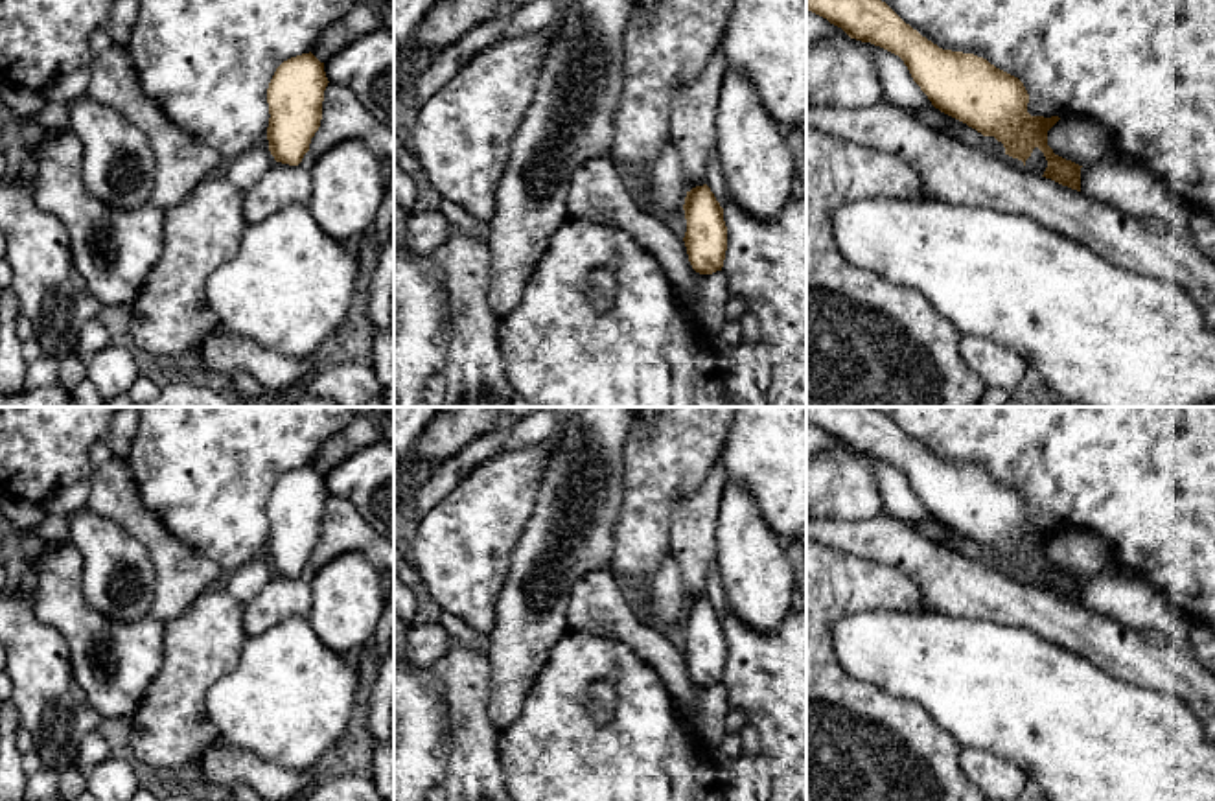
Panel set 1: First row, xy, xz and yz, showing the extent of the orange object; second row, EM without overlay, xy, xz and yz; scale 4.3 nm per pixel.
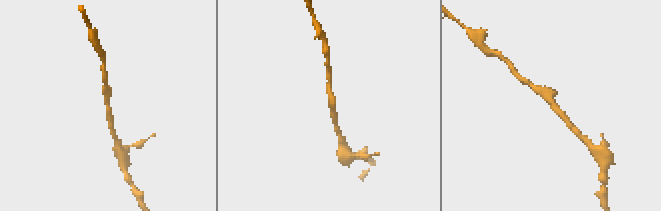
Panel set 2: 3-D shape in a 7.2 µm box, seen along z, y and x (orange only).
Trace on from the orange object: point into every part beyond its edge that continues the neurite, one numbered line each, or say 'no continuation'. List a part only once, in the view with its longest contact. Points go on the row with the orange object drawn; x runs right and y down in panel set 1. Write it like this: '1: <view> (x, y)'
no continuation

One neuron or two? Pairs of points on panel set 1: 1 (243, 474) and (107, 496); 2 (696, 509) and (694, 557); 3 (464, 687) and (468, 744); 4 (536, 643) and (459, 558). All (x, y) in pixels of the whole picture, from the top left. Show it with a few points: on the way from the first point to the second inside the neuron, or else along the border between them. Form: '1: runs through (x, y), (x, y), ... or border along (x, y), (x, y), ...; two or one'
1: border along (124, 461), (140, 501), (164, 525); two
2: runs through (694, 520), (694, 545); one
3: runs through (466, 702), (468, 730); one
4: border along (510, 560), (496, 603), (496, 625), (488, 634); two

